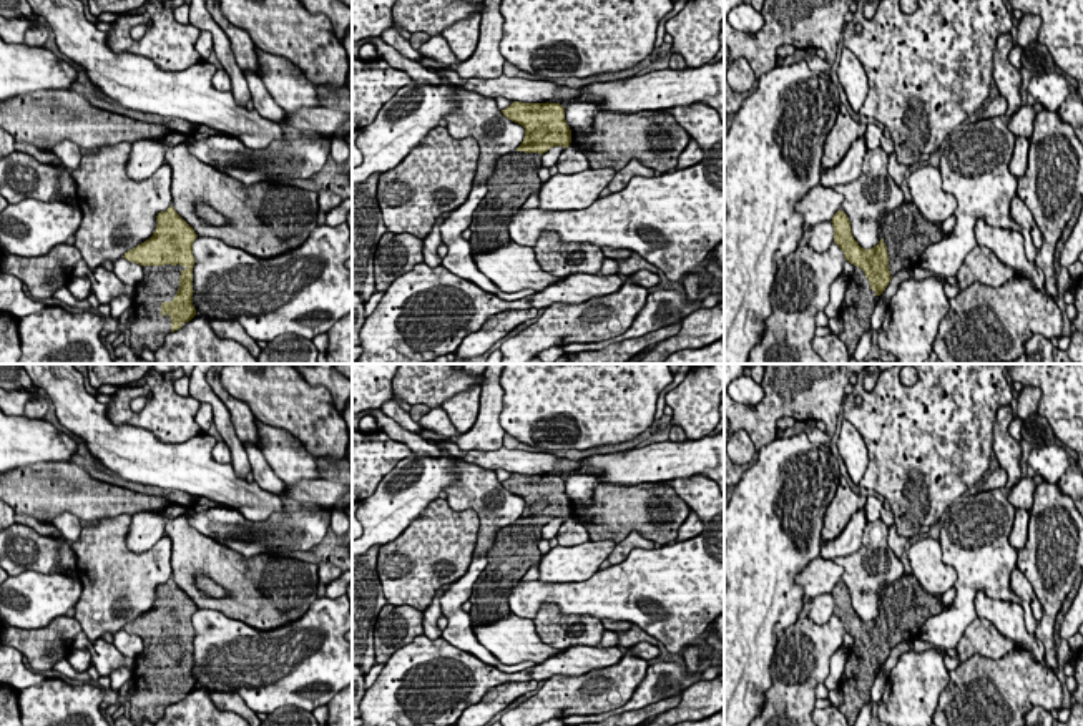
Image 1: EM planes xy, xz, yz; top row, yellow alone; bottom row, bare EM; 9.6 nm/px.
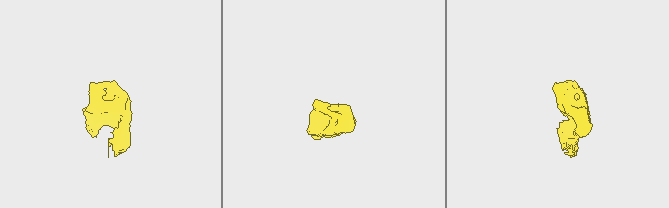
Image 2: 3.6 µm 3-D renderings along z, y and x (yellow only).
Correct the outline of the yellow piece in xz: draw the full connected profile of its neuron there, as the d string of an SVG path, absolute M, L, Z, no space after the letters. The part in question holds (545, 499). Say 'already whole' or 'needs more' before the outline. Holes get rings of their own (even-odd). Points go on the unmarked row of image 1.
needs more | M513 473L502 485L525 500L525 510L513 525L495 533L487 567L472 588L472 625L510 615L510 590L543 557L538 550L542 527L553 518L568 520L571 515L571 502L560 475Z

